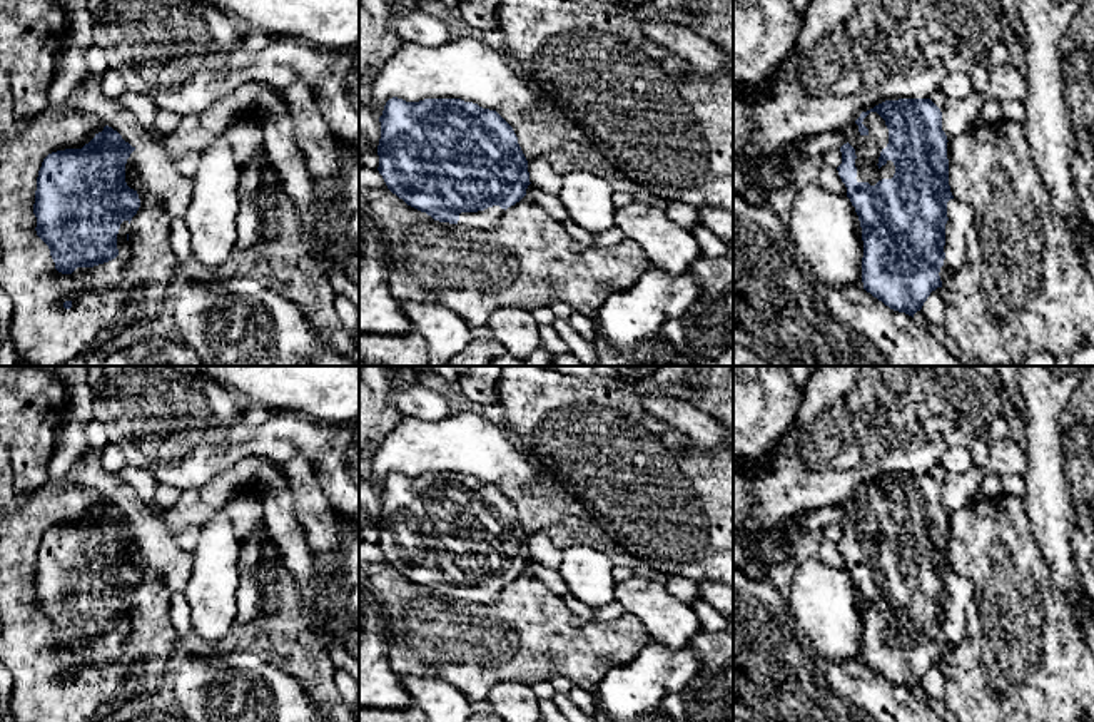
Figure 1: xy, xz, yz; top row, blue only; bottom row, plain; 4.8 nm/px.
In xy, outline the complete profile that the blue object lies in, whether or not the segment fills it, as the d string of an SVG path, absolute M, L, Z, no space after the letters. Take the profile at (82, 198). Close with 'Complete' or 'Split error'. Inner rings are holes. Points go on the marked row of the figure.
M105 125L82 149L57 150L43 159L33 204L35 231L48 246L58 272L72 274L77 267L94 267L119 256L120 224L130 224L140 207L137 191L125 182L125 164L134 150L117 130Z. Complete

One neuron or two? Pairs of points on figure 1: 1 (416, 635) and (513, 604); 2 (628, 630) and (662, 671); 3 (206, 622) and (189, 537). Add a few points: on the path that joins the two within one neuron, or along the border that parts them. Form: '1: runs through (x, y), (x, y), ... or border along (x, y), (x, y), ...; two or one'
1: runs through (440, 635), (481, 635), (490, 627); one
2: border along (652, 640), (632, 659), (610, 669); two
3: border along (201, 528), (197, 545), (191, 554); two

